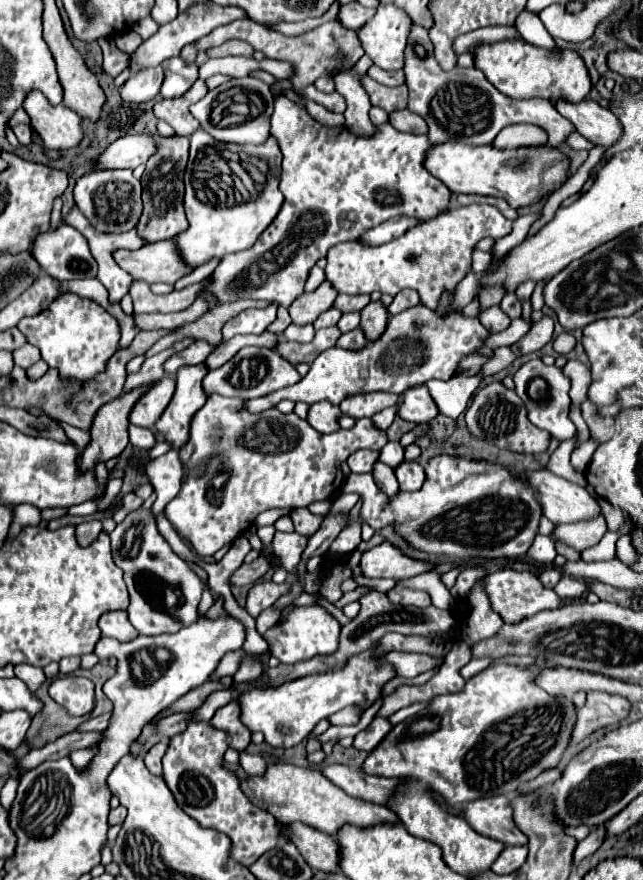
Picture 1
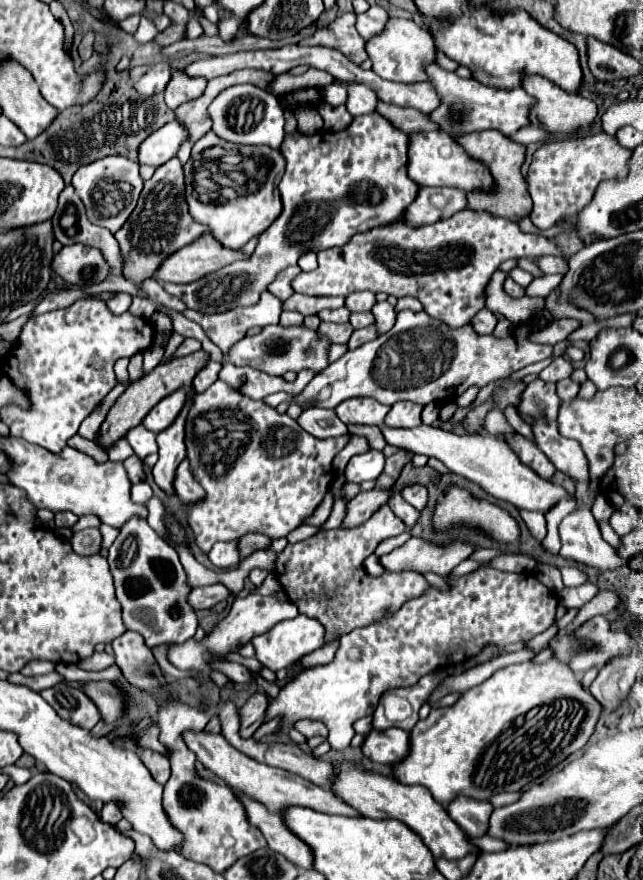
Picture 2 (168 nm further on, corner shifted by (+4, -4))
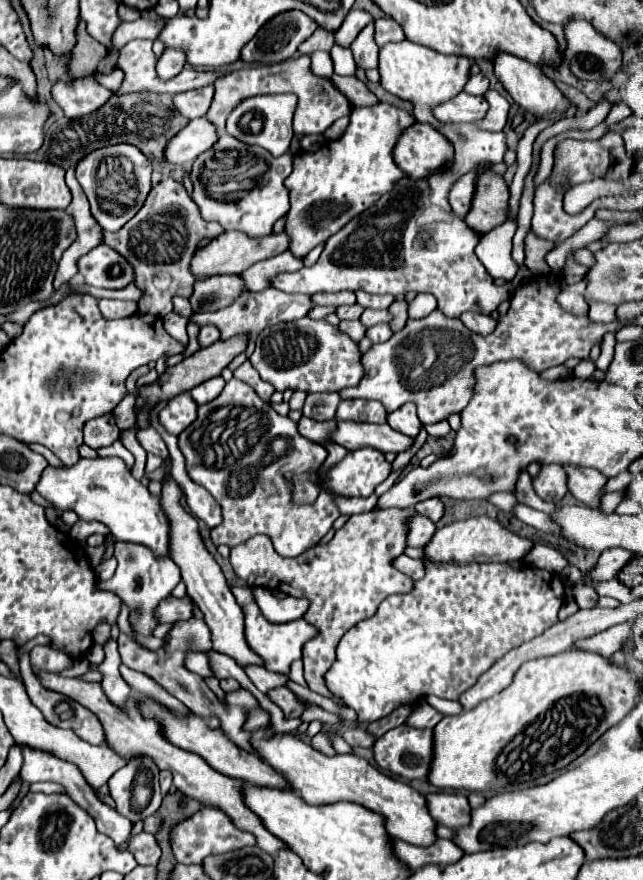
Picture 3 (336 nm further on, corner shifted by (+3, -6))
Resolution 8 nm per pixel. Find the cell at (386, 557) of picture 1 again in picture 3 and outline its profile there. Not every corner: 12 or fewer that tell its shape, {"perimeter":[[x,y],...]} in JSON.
{"perimeter":[[480,515],[438,529],[434,563],[522,561],[534,543]]}

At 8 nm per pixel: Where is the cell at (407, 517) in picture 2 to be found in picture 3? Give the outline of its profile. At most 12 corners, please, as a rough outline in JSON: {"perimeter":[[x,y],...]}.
{"perimeter":[[414,515],[408,519],[408,545],[426,547],[436,525]]}

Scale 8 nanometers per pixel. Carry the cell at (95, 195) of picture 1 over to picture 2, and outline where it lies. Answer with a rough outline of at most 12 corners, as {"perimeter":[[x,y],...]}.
{"perimeter":[[105,157],[73,187],[89,221],[117,233],[143,189],[139,165]]}

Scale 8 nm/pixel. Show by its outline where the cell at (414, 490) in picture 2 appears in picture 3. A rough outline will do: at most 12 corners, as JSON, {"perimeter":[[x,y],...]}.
{"perimeter":[[438,497],[418,503],[420,515],[438,523],[444,515],[444,503]]}

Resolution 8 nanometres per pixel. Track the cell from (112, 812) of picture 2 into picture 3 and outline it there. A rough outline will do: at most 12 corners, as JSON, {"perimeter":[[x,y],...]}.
{"perimeter":[[134,757],[108,781],[118,813],[142,821],[164,797],[158,765]]}

